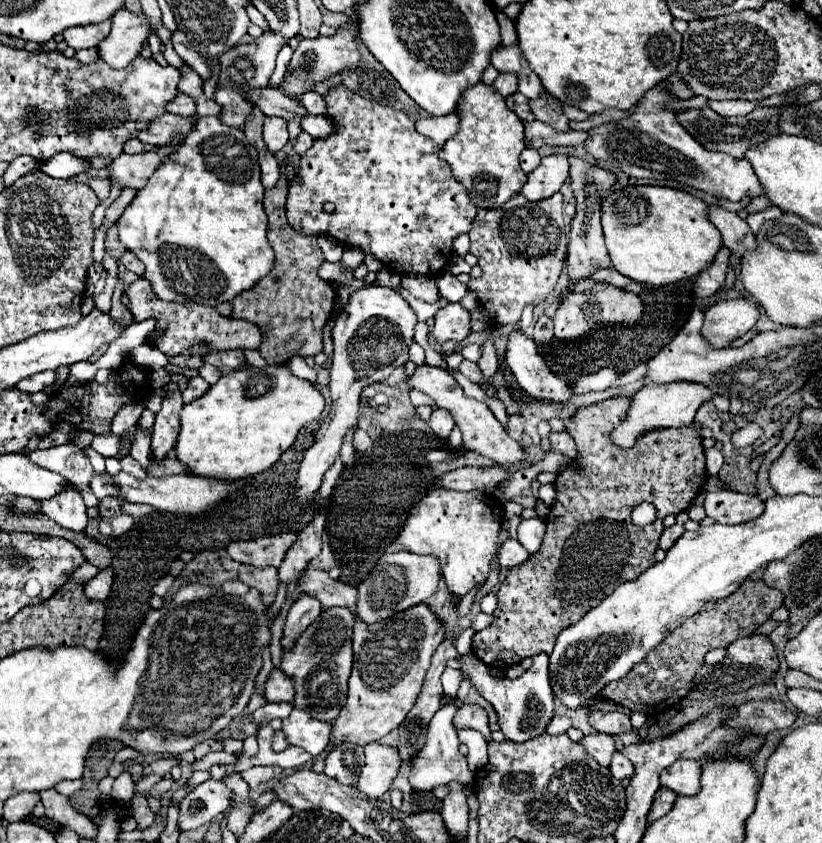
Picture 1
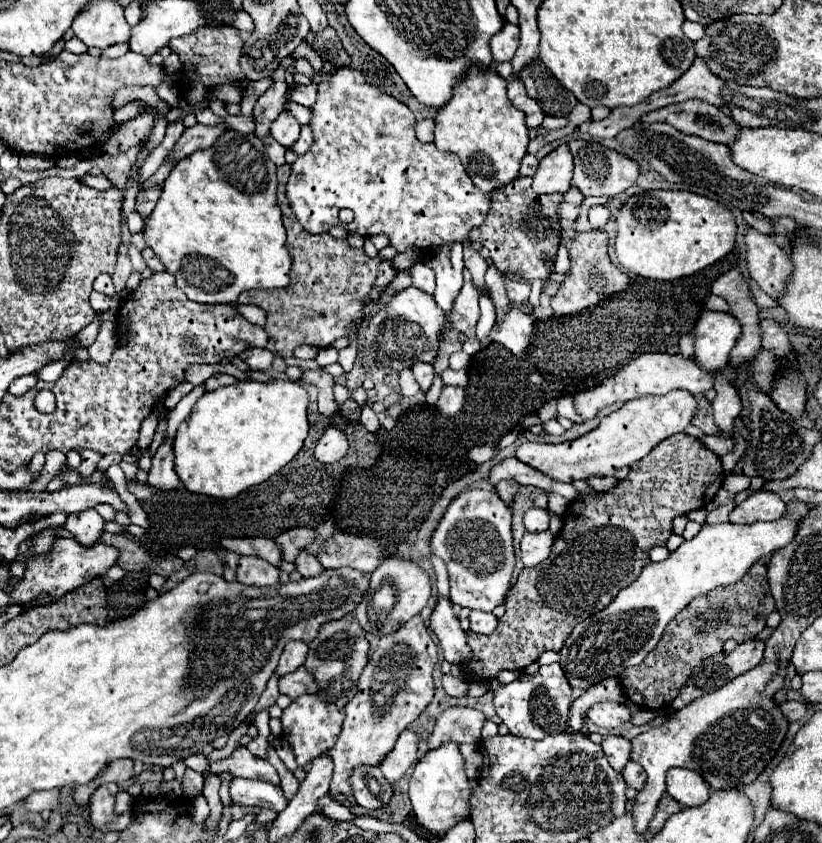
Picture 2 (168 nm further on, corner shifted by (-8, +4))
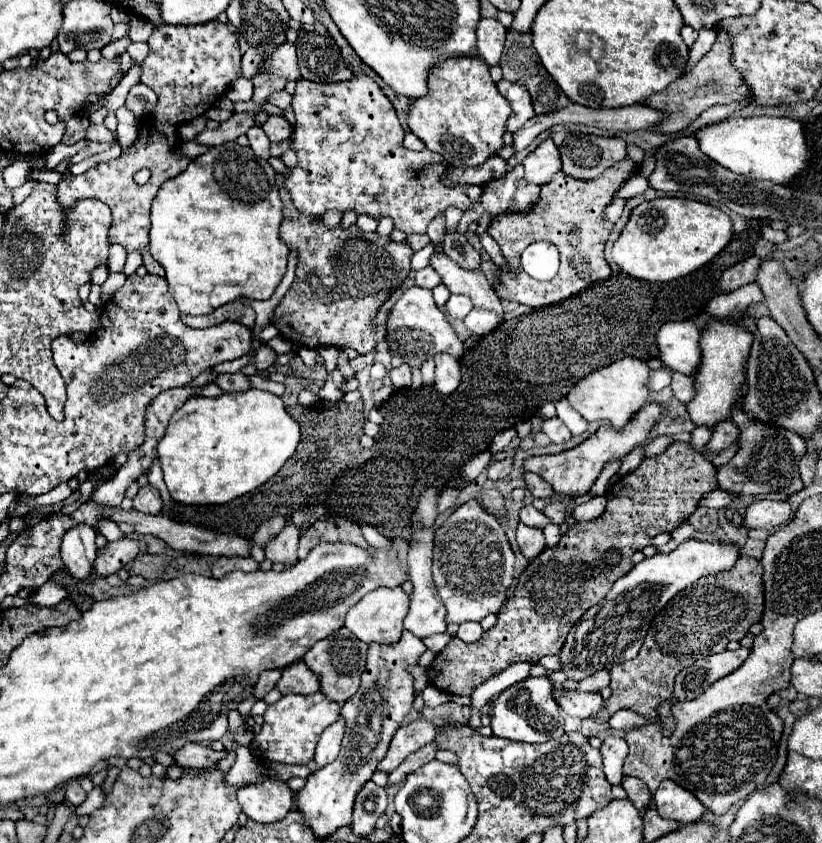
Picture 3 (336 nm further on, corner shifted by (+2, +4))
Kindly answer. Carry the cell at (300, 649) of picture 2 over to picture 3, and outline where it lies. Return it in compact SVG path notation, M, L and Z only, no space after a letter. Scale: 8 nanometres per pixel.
M268 669L268 671L260 673L260 679L258 679L258 683L256 683L256 687L254 687L252 693L254 693L258 699L262 699L270 689L274 689L276 681L280 679L280 675L282 675L282 669Z

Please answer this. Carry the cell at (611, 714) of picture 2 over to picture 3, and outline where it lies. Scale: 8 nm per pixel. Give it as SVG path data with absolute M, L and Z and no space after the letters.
M556 691L556 703L572 717L594 719L604 709L604 697L600 693L578 693L578 691Z

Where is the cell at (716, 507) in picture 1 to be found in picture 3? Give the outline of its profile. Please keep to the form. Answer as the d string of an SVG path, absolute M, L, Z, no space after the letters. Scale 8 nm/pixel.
M754 501L746 507L744 513L744 525L748 529L772 529L782 523L786 523L792 517L792 509L786 501Z

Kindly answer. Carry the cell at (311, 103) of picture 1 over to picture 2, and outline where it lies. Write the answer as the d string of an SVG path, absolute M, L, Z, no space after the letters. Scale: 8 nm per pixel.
M310 83L310 85L294 85L288 91L288 97L290 97L290 101L294 101L298 105L310 107L316 101L316 83Z

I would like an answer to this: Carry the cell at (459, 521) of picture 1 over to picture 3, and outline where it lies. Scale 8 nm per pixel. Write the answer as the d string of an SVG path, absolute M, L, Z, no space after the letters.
M466 501L460 505L444 523L434 531L434 583L446 605L446 623L464 623L464 621L482 621L490 613L498 613L502 603L508 597L508 589L514 579L514 553L508 545L506 533L498 519L486 513L480 503Z

